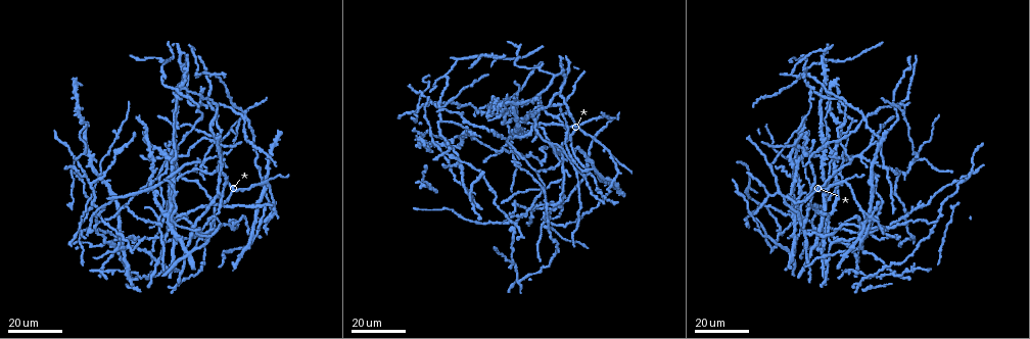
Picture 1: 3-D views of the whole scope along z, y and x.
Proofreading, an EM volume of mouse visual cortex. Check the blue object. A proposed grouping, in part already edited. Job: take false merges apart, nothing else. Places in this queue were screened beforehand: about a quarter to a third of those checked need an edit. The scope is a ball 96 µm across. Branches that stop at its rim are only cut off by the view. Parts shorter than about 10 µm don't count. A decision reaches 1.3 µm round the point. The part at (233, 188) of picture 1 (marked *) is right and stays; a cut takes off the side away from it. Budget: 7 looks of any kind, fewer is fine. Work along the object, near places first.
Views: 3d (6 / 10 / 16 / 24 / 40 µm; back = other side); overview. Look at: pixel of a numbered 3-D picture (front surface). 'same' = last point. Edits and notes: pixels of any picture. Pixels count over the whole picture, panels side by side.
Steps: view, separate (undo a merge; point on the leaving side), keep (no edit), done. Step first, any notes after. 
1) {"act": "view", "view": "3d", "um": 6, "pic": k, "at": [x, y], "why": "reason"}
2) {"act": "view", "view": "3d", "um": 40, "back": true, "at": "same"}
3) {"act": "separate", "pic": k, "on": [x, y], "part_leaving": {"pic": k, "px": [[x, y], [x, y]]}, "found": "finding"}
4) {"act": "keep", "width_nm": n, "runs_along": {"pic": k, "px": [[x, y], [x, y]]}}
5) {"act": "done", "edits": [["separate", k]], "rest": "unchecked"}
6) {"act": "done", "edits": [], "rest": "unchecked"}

{"act": "view", "view": "3d", "um": 16, "pic": 1, "at": [418, 103]}

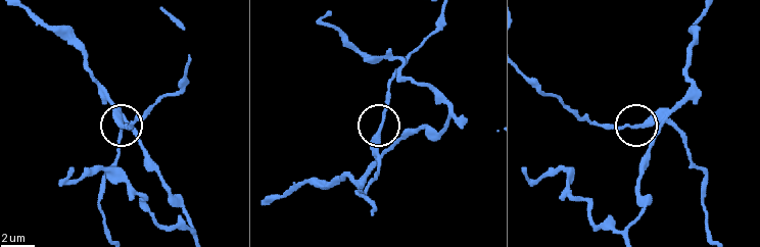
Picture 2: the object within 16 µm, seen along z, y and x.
{"act": "view", "view": "3d", "um": 6, "pic": 2, "at": [652, 116]}

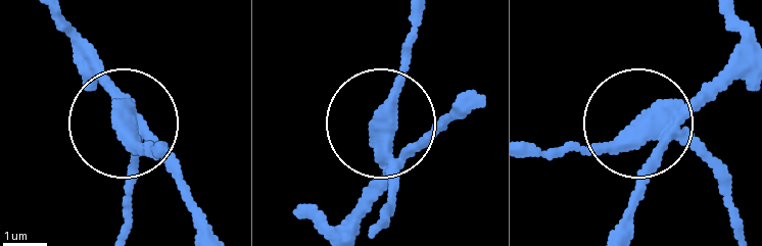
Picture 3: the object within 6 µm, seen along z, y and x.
{"act": "separate", "pic": 3, "on": [129, 170], "width_nm": 390, "found": "two cells meet here"}

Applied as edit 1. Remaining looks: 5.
{"act": "view", "view": "3d", "um": 24, "pic": 1, "at": [117, 140], "why": "two arms in line, one across"}

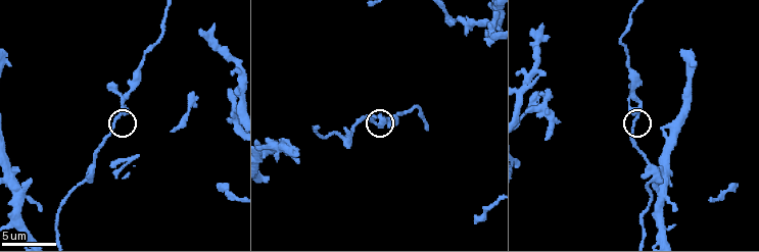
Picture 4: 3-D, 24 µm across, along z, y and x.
{"act": "view", "view": "3d", "um": 6, "pic": 4, "at": [116, 114]}

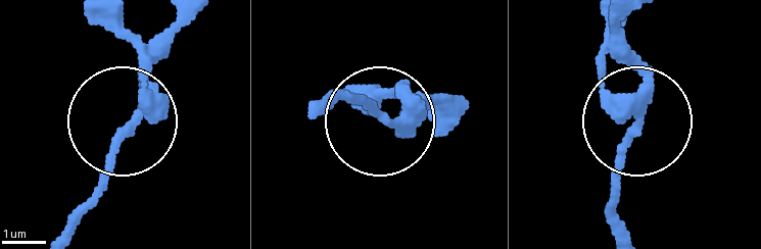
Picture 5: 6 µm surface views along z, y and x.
{"act": "keep", "arms": 3, "runs_along": {"pic": 5, "px": [[624, 225], [620, 148], [643, 82], [620, 16]]}, "found": "all the same cell"}

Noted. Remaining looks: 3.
{"act": "view", "view": "3d", "um": 24, "pic": 1, "at": [430, 100], "why": "a fork"}

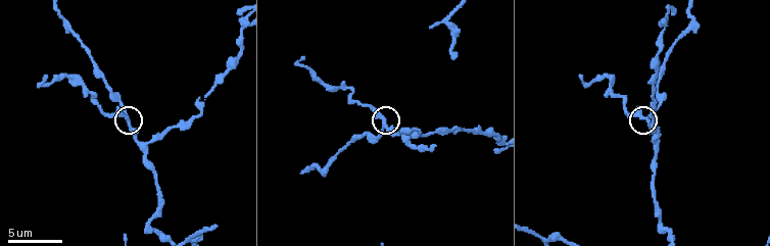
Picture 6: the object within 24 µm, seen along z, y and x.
{"act": "view", "view": "3d", "um": 10, "pic": 6, "at": [384, 123]}

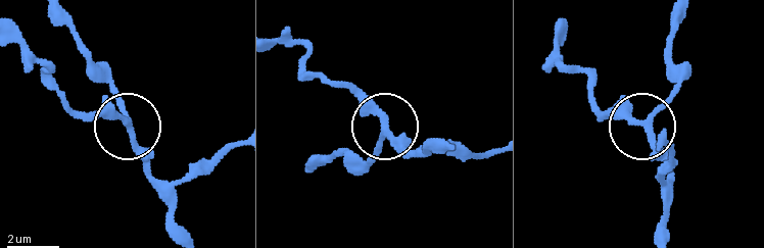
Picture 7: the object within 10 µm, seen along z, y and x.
{"act": "view", "view": "3d", "um": 6, "pic": 7, "at": [639, 122], "why": "closer look"}

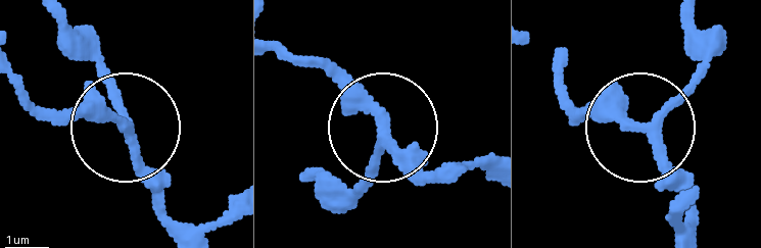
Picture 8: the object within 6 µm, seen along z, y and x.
{"act": "keep", "runs_along": {"pic": 8, "px": [[188, 232], [123, 126], [90, 111], [38, 111]]}, "found": "all the same cell"}

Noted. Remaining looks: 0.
{"act": "done", "edits": [["separate", 3]], "rest": "unchecked"}

